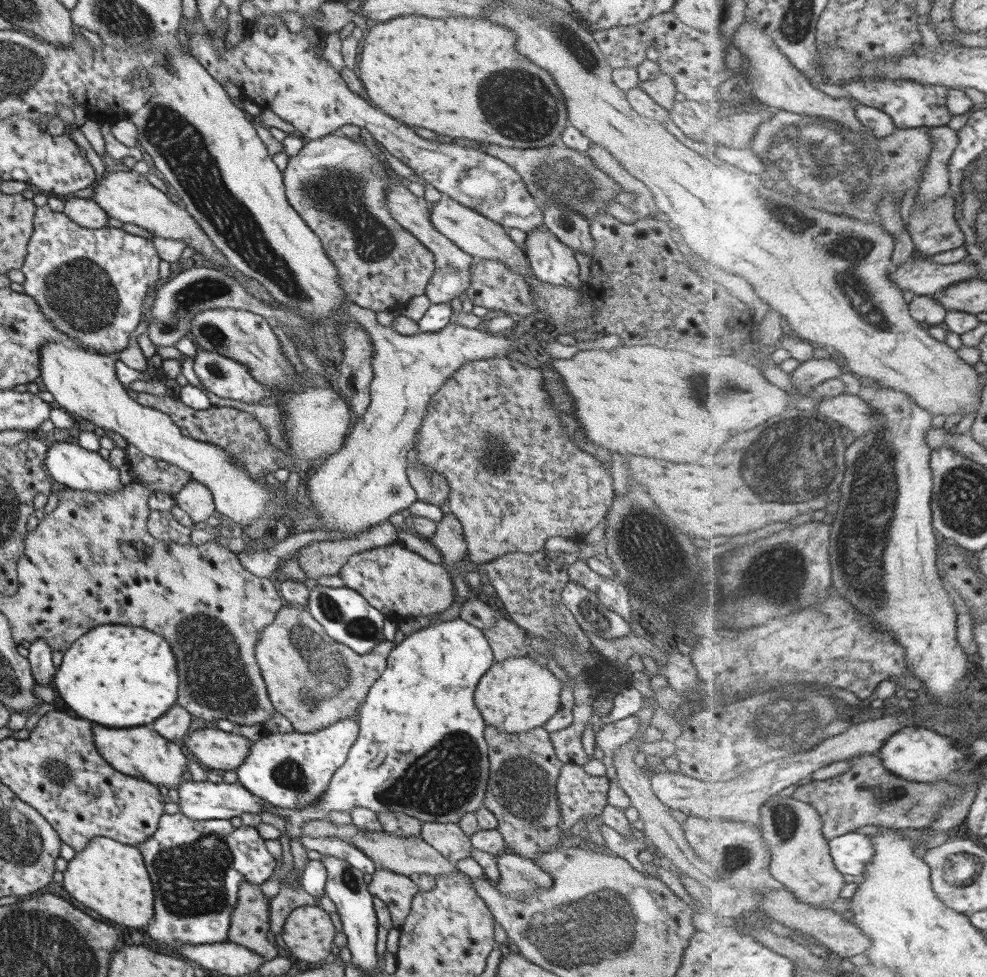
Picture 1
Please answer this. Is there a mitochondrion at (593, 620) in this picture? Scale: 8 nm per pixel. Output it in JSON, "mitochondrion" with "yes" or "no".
{"mitochondrion":"yes"}

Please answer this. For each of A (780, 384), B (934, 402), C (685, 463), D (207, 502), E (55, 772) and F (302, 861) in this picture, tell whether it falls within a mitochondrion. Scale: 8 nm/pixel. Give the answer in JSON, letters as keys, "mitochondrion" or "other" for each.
{"A":"other","B":"other","C":"other","D":"other","E":"mitochondrion","F":"other"}

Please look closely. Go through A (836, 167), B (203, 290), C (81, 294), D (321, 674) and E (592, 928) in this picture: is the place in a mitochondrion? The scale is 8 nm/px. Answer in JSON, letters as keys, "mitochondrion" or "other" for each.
{"A":"mitochondrion","B":"mitochondrion","C":"mitochondrion","D":"mitochondrion","E":"mitochondrion"}

